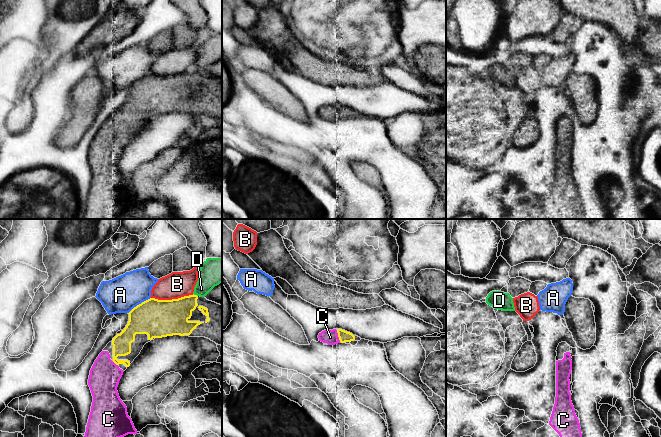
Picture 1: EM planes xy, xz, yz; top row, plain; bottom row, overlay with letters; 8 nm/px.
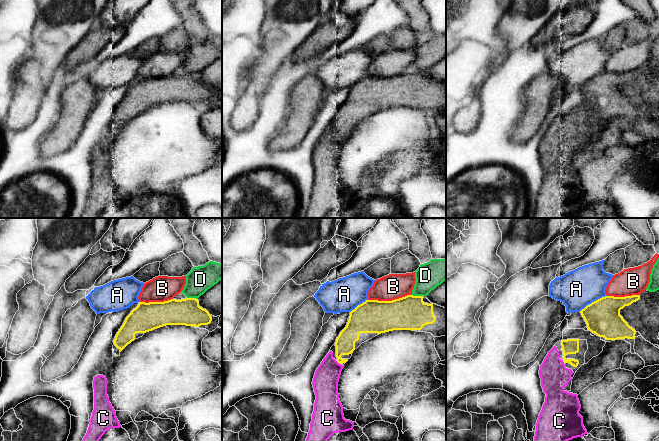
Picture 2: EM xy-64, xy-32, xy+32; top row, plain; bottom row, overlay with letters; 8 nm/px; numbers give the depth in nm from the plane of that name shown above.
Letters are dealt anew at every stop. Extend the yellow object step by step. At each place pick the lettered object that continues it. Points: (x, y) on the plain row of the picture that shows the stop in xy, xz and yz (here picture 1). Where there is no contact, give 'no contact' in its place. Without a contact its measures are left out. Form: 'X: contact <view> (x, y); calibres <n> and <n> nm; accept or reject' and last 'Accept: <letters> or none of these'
A: contact xy (139, 80); calibres 300 and 280 nm; reject
B: contact xy (172, 75); calibres 300 and 200 nm; reject
C: contact xz (338, 112); calibres 90 and 120 nm; accept
D: contact xy (195, 71); calibres 260 and 220 nm; reject
Accept: C

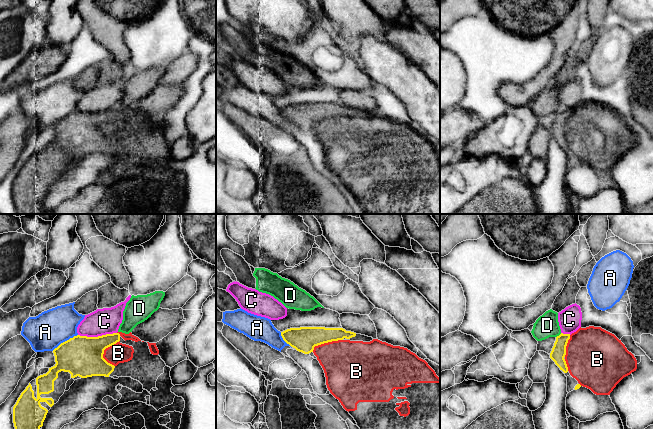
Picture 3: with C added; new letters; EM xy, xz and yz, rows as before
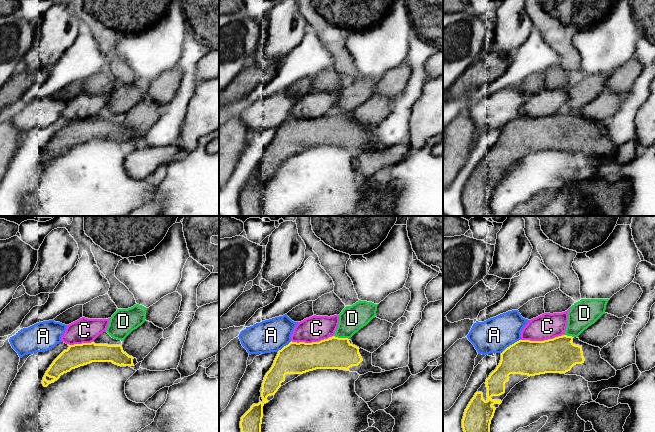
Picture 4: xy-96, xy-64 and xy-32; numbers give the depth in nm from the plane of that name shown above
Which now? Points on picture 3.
A: contact xy (65, 117); calibres 320 and 300 nm; reject
B: contact xy (103, 128); calibres 320 and 160 nm; accept
C: contact xy (98, 112); calibres 320 and 220 nm; reject
D: contact yz (559, 111); calibres 120 and 190 nm; reject
Accept: B

